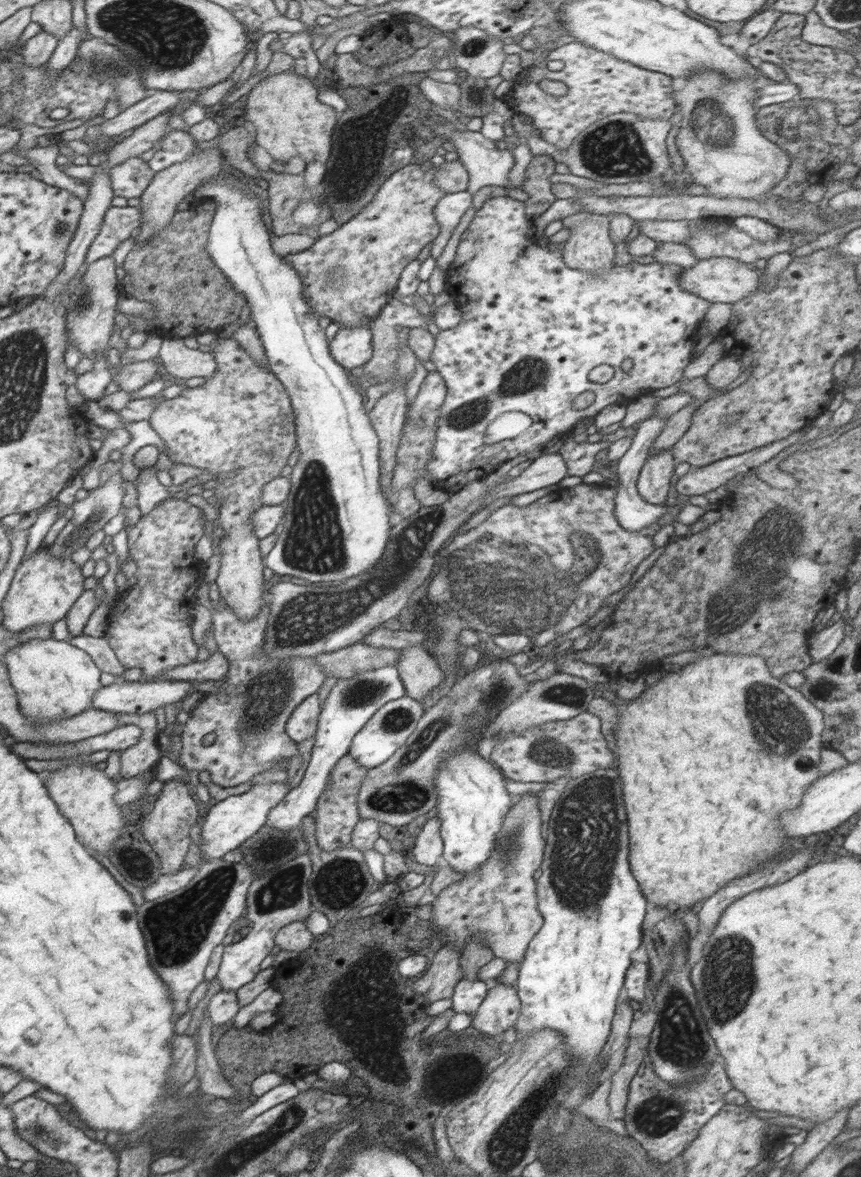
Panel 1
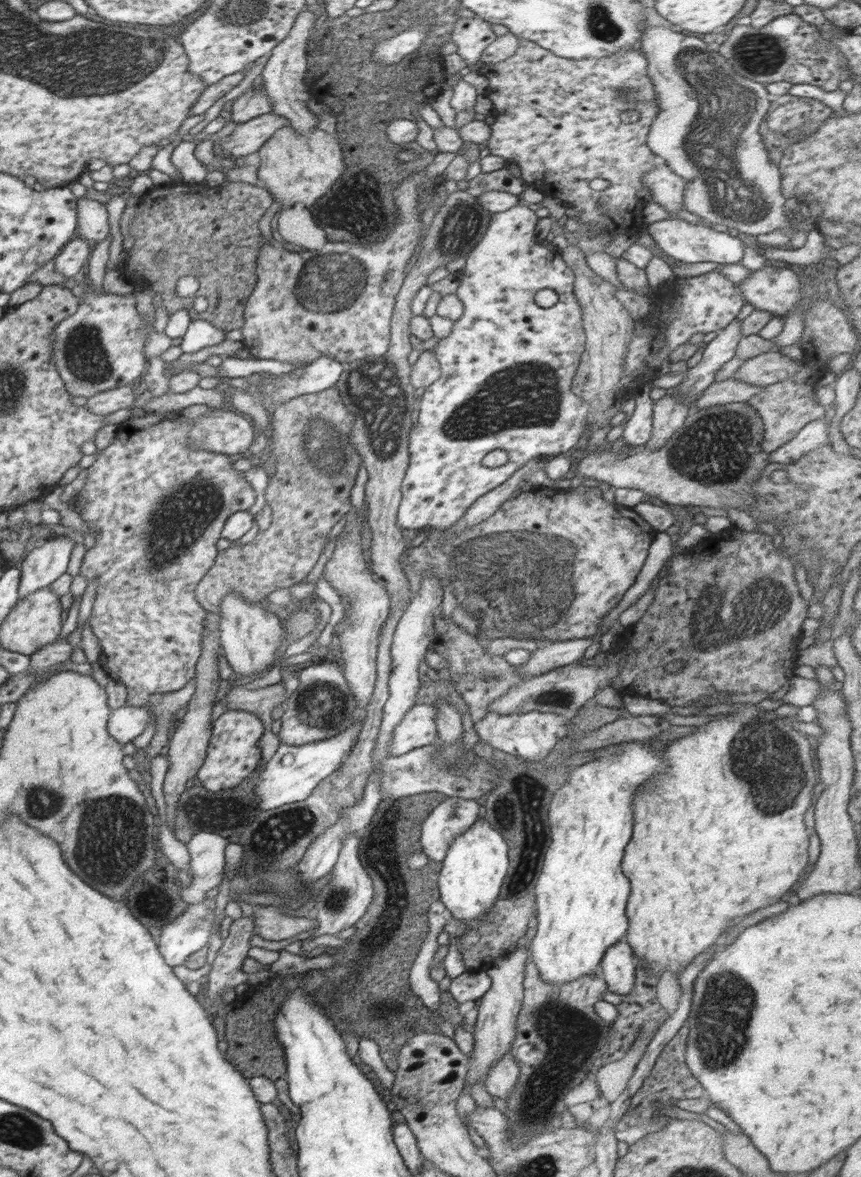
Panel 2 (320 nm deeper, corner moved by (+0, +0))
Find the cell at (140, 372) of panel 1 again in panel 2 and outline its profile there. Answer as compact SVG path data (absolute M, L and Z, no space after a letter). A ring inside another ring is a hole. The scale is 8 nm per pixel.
M135 385L121 386L120 388L112 388L105 392L100 392L87 400L85 407L92 414L109 415L120 408L128 408L138 397Z

